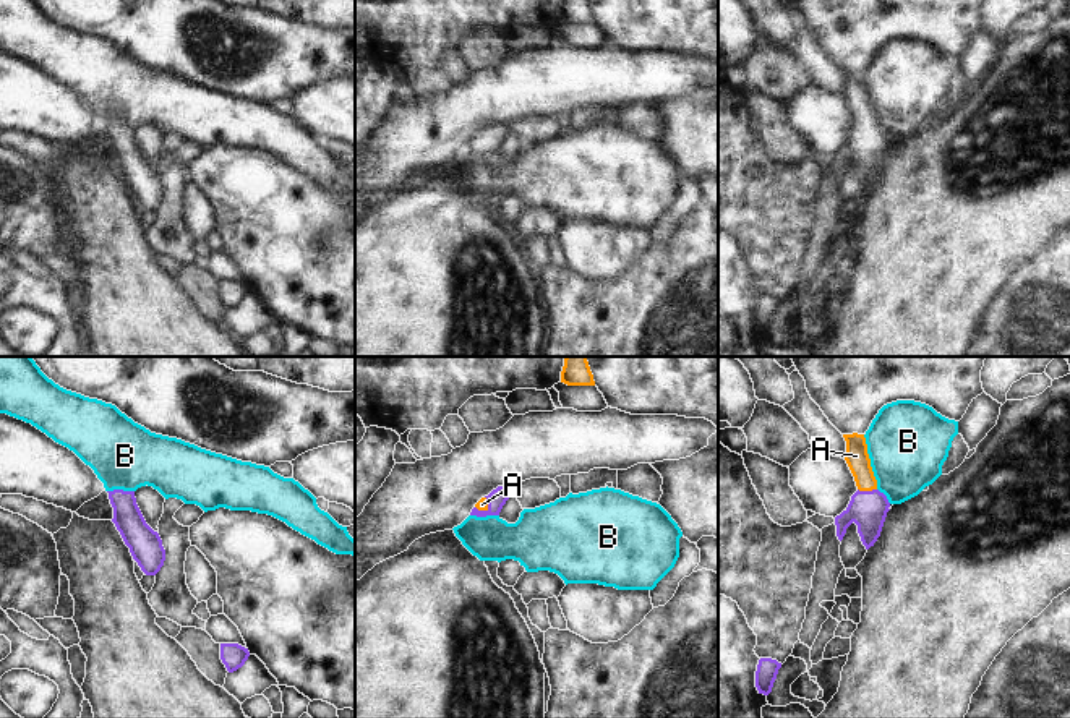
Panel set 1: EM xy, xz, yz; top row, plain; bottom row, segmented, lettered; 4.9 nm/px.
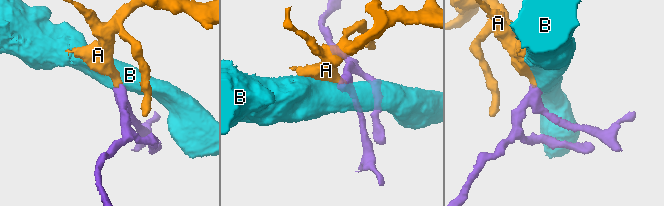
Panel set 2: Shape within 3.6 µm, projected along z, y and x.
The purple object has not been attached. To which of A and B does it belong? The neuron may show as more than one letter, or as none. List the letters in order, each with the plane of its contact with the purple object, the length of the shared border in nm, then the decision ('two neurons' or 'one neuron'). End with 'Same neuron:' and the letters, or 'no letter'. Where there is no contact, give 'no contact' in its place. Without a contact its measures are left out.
A: contact in yz; length 100 nm; one neuron
B: contact in xz; length 140 nm; two neurons
Same neuron: A

